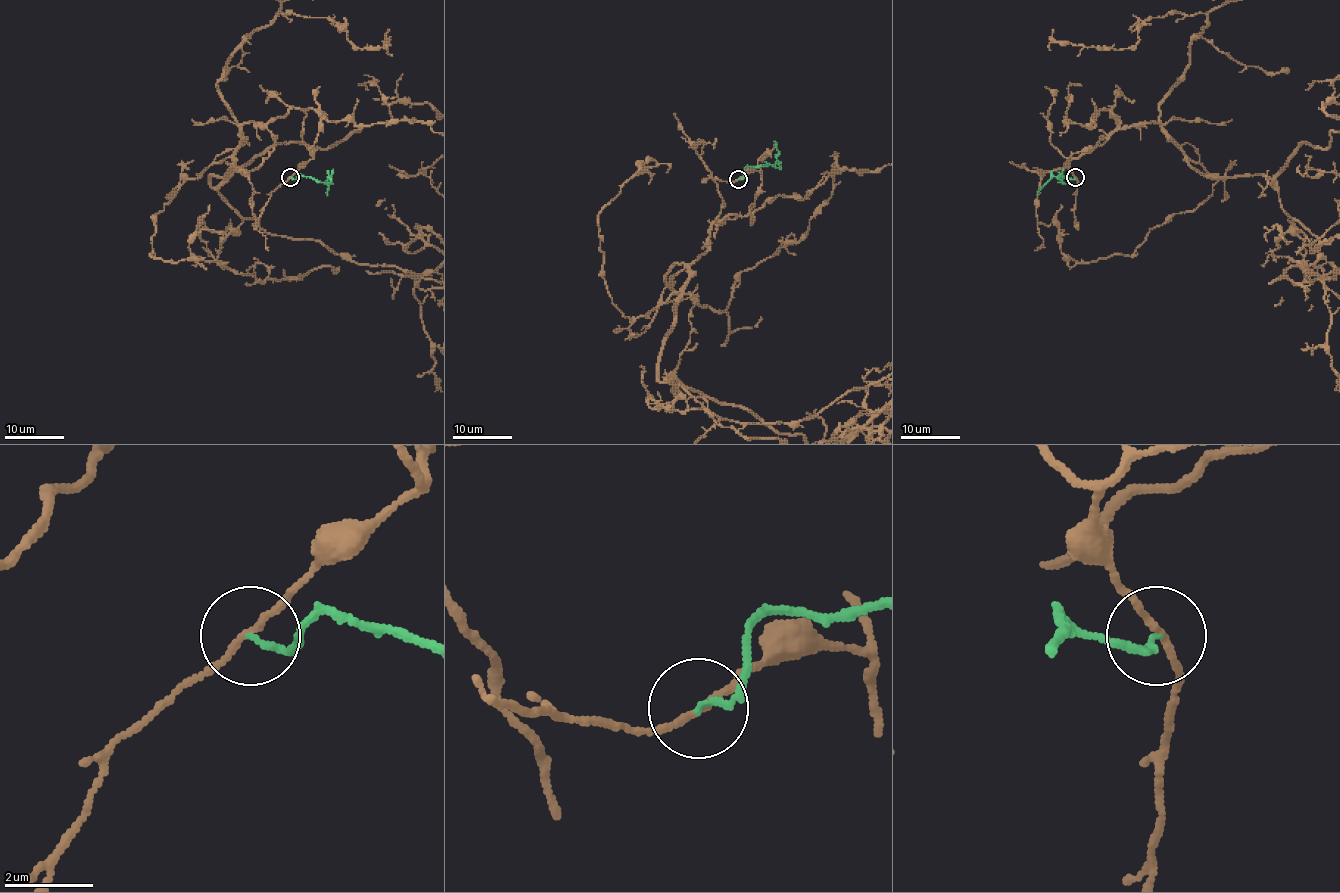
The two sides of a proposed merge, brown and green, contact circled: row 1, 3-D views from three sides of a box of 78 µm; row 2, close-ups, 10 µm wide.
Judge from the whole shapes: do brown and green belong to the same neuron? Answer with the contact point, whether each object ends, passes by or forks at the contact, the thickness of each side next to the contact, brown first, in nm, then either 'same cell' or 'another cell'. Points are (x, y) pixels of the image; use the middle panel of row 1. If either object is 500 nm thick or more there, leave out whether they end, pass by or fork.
place (738, 179); brown passes by; green ends; calibres 130 and 130 nm; another cell

